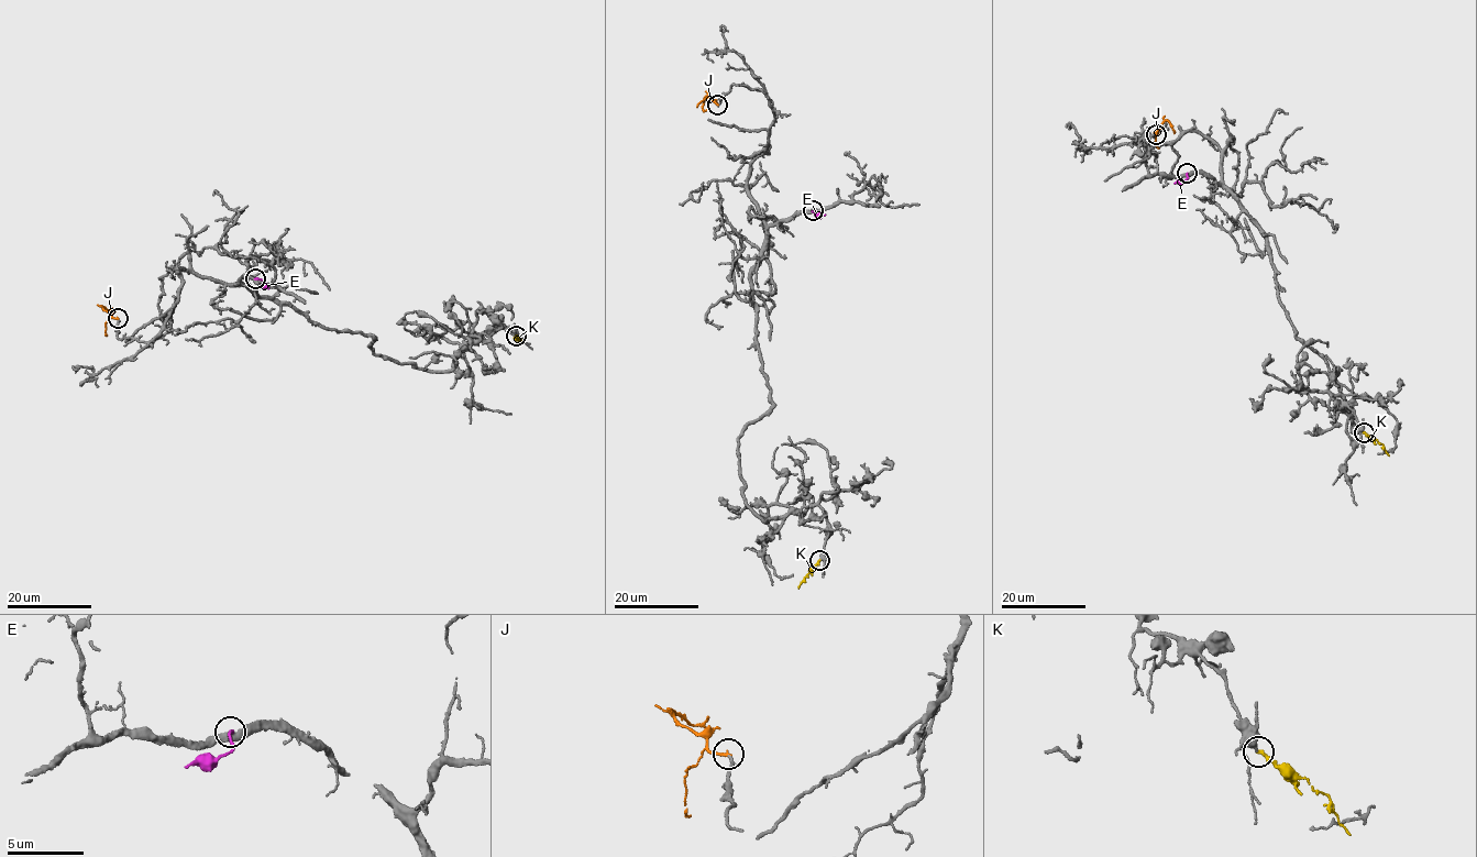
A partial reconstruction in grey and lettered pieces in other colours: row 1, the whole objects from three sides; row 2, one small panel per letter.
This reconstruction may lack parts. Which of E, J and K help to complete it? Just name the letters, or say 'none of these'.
J

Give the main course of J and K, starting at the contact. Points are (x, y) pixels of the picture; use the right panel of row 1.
J: (1155, 134), (1165, 120), (1174, 130)
K: (1363, 432), (1382, 446), (1388, 456)

